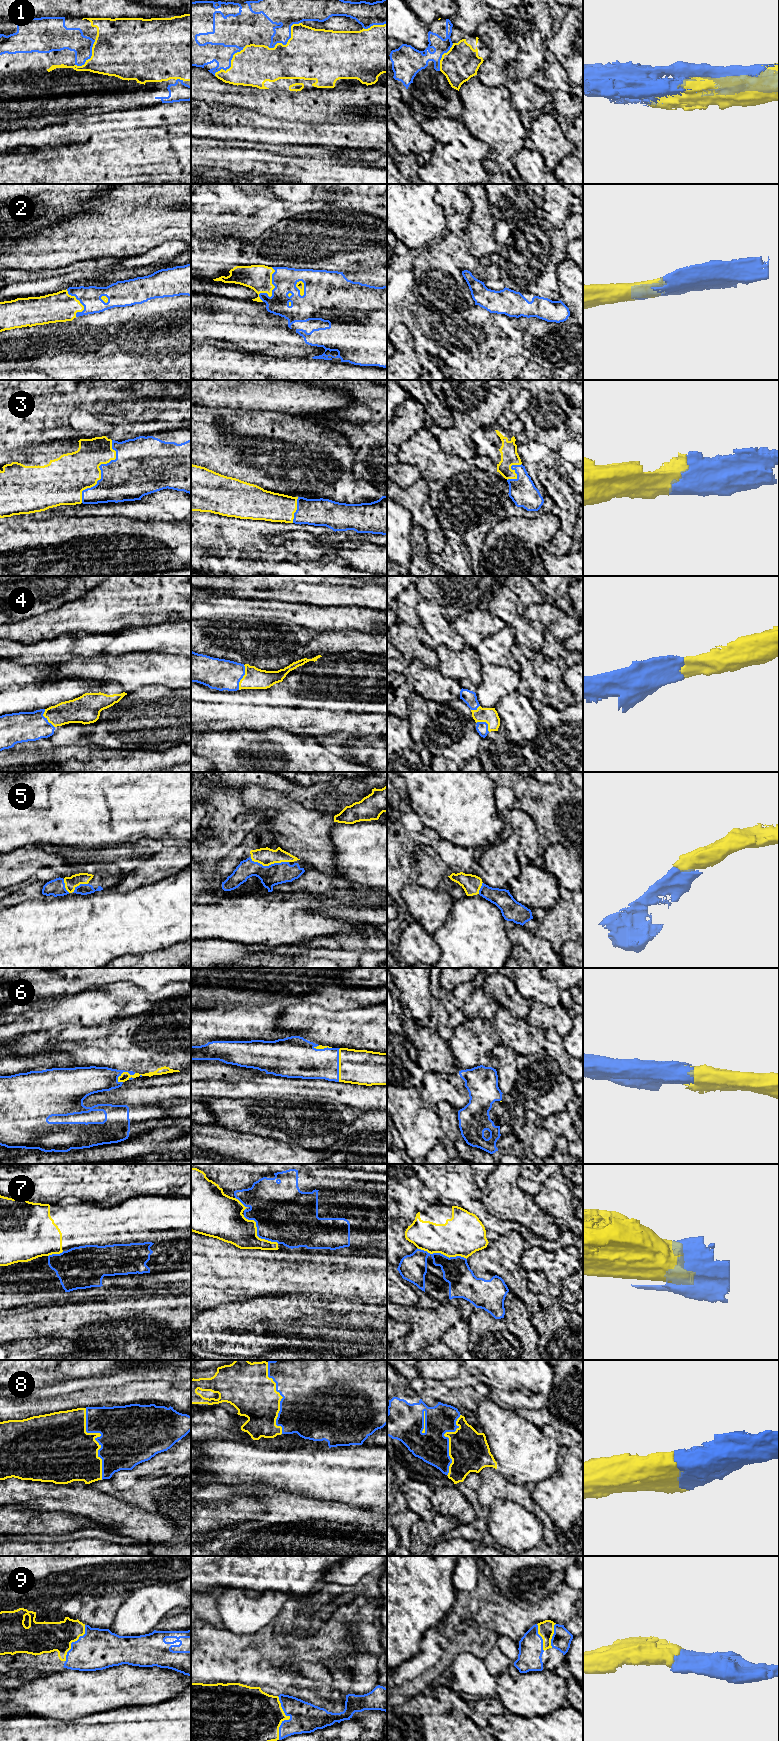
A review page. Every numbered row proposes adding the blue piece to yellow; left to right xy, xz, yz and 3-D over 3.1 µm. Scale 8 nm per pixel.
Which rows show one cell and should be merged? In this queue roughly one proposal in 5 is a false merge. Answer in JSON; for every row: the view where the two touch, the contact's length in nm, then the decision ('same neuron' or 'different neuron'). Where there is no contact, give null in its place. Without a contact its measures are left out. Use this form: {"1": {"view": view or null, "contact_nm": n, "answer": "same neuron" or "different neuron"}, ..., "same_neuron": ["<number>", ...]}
{"1": {"view": "xz", "contact_nm": 340, "answer": "same neuron"}, "2": {"view": "xz", "contact_nm": 300, "answer": "same neuron"}, "3": {"view": "xy", "contact_nm": 550, "answer": "same neuron"}, "4": {"view": "xz", "contact_nm": 200, "answer": "same neuron"}, "5": {"view": "xz", "contact_nm": 320, "answer": "same neuron"}, "6": {"view": "xy", "contact_nm": 170, "answer": "same neuron"}, "7": {"view": "yz", "contact_nm": 420, "answer": "different neuron"}, "8": {"view": "xy", "contact_nm": 600, "answer": "same neuron"}, "9": {"view": "xz", "contact_nm": 360, "answer": "same neuron"}, "same_neuron": ["1", "2", "3", "4", "5", "6", "8", "9"]}

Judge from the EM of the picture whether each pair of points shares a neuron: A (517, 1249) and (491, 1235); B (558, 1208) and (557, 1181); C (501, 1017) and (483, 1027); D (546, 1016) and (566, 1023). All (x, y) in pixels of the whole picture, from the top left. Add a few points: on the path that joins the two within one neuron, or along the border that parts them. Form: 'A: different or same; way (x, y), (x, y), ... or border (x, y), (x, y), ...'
A: different; border (505, 1234), (489, 1242)
B: same; way (558, 1201), (559, 1191), (557, 1188)
C: different; border (491, 1021), (501, 1042)
D: same; way (551, 1017), (557, 1017), (561, 1021)

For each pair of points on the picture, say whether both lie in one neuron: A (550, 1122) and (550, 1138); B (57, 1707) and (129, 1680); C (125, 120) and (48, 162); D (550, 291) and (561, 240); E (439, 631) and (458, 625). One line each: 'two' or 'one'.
A: two
B: one
C: one
D: one
E: two

